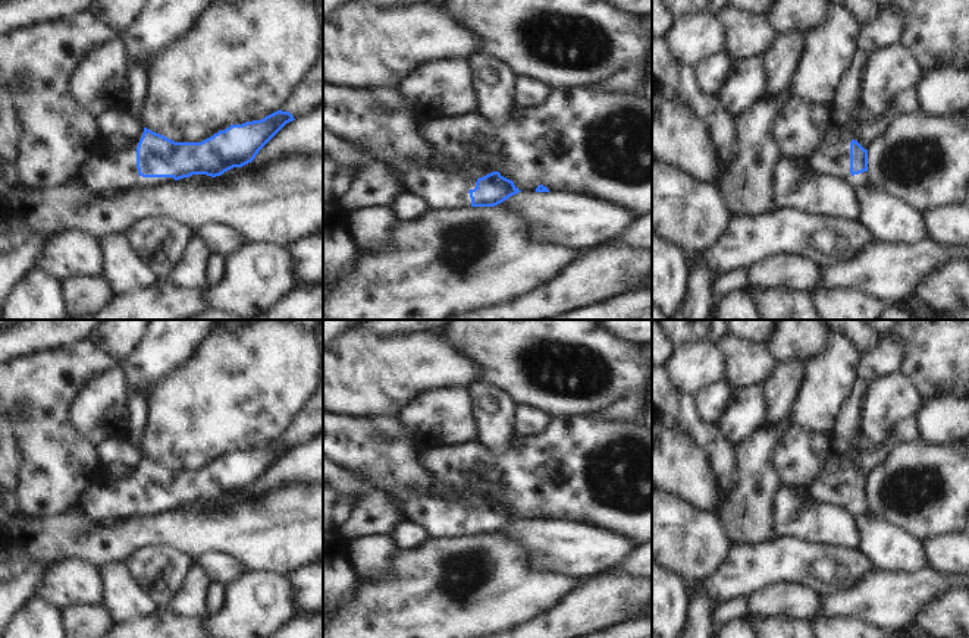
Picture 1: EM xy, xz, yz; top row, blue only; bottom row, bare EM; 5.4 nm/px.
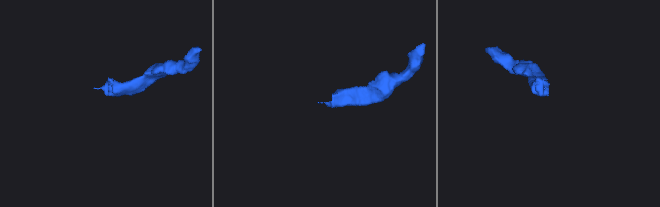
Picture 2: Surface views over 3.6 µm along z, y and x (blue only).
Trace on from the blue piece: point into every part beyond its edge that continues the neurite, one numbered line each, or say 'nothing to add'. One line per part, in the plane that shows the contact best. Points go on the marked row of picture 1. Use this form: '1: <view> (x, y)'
1: xy (100, 173)

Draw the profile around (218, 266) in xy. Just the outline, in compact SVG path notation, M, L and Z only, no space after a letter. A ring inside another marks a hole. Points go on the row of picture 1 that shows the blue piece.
M213 254L208 264L208 286L214 287L226 279L226 258Z

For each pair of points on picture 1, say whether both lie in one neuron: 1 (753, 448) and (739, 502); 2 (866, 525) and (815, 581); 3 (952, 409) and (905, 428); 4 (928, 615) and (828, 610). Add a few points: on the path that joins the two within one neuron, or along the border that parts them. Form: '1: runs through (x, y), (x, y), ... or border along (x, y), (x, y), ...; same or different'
1: runs through (753, 461), (752, 489); same
2: border along (859, 549), (872, 566); different
3: border along (913, 417), (921, 437); different
4: border along (937, 590), (918, 606), (911, 622); different

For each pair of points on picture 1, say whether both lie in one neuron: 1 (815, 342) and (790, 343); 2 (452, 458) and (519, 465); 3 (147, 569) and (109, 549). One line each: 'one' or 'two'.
1: one
2: one
3: two

